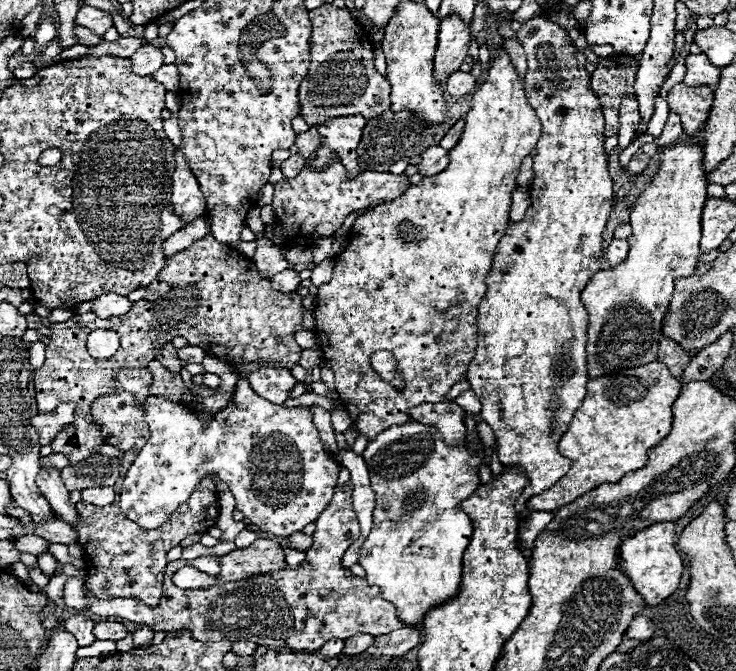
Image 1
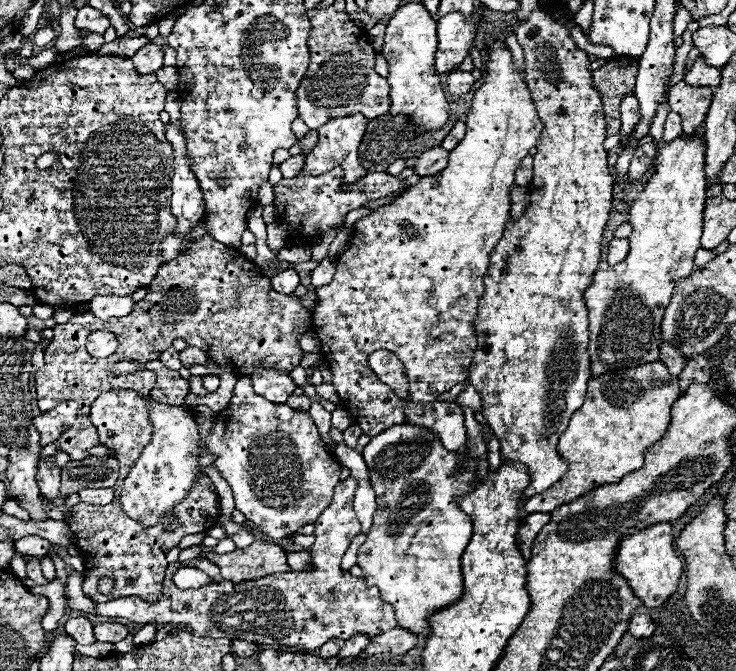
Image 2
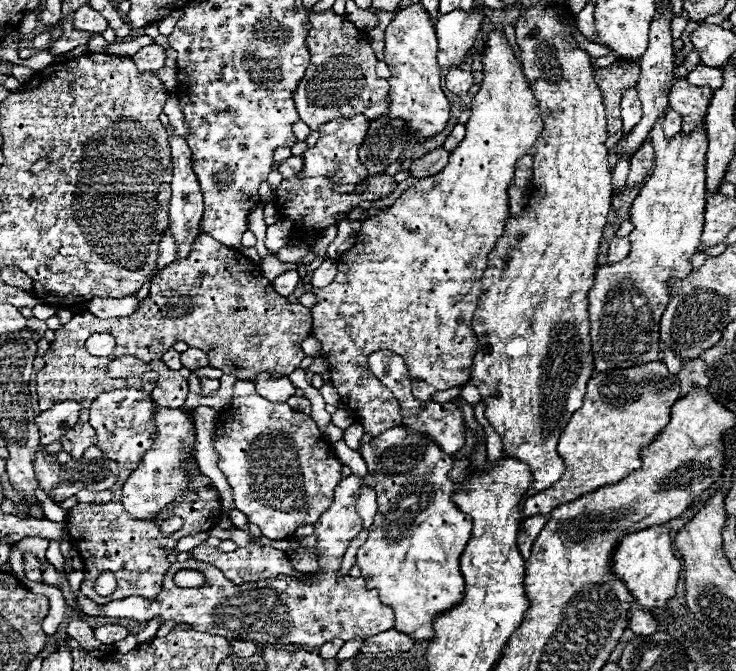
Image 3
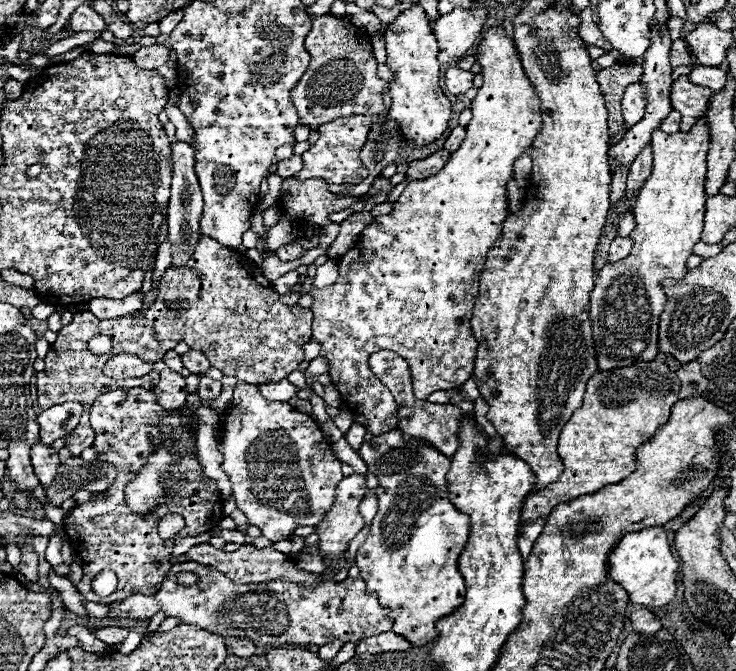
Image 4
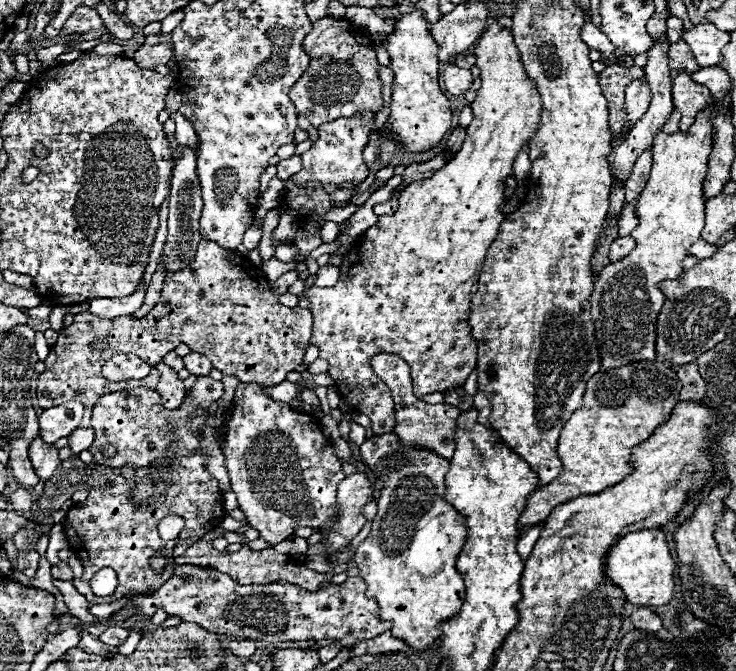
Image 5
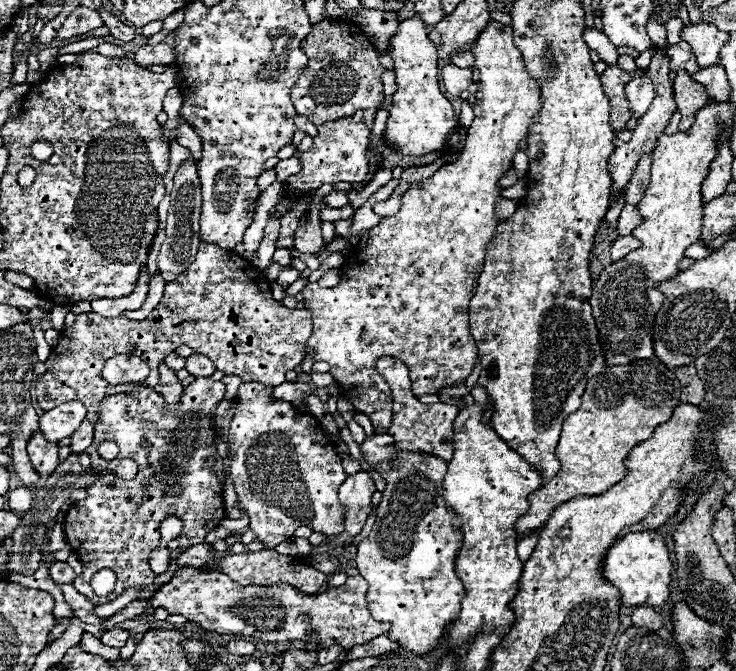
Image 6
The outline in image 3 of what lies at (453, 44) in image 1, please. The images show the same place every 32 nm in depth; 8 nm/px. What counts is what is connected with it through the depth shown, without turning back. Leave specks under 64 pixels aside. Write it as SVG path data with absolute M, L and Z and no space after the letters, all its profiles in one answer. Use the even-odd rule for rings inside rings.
M476 6L472 12L452 10L434 22L440 70L458 66L464 60L468 50L474 46L482 22L484 12L480 6Z

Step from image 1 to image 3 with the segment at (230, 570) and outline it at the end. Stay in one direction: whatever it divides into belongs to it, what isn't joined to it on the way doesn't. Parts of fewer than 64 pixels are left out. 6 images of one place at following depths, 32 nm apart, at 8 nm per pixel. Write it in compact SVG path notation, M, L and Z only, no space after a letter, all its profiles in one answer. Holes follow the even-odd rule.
M256 542L244 546L244 548L238 548L234 552L220 552L208 544L200 544L196 548L190 550L192 558L194 560L200 560L200 562L210 562L214 564L218 570L222 570L222 574L232 580L234 584L246 584L246 582L258 582L258 580L268 580L268 578L276 578L276 576L294 576L294 578L300 578L300 576L308 576L306 572L298 572L292 568L292 564L288 562L288 554L286 552L280 552L272 546L258 546Z

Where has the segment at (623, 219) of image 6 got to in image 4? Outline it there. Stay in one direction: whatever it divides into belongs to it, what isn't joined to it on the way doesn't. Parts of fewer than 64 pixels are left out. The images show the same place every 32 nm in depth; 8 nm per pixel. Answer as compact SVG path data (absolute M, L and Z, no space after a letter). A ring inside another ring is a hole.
M628 208L628 210L624 212L624 218L620 220L618 236L630 236L630 232L632 232L634 226L636 226L636 220L634 220L634 216L632 216L632 208Z

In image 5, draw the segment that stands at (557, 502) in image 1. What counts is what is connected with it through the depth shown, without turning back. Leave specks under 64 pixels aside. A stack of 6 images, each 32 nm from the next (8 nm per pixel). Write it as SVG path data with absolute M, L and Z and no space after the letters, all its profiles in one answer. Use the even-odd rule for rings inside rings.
M662 360L634 362L592 376L586 384L582 408L568 418L558 440L562 472L528 496L528 506L518 520L518 528L524 530L542 524L554 506L582 494L598 494L626 478L630 474L632 448L648 440L660 424L668 422L672 408L678 404L678 394L680 380Z

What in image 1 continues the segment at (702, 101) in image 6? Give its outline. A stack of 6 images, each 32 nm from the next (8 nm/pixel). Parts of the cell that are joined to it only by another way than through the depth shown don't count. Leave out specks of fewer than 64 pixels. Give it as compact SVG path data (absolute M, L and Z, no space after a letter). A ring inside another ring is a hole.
M684 82L676 84L668 92L670 112L682 118L684 132L694 136L706 122L706 116L712 108L712 88L710 86L686 86Z

